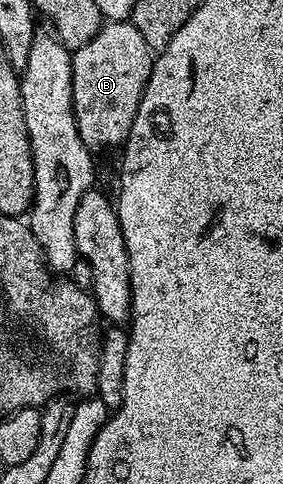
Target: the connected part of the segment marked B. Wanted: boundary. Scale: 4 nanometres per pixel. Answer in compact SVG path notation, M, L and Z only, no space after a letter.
M109 21L99 28L95 37L91 37L91 41L87 41L87 45L76 48L72 52L72 57L73 116L79 129L79 137L83 137L83 145L87 145L87 149L94 153L105 151L108 147L120 148L131 133L139 101L151 77L155 58L153 48L147 45L147 41L143 41L143 33L139 33L132 21Z

